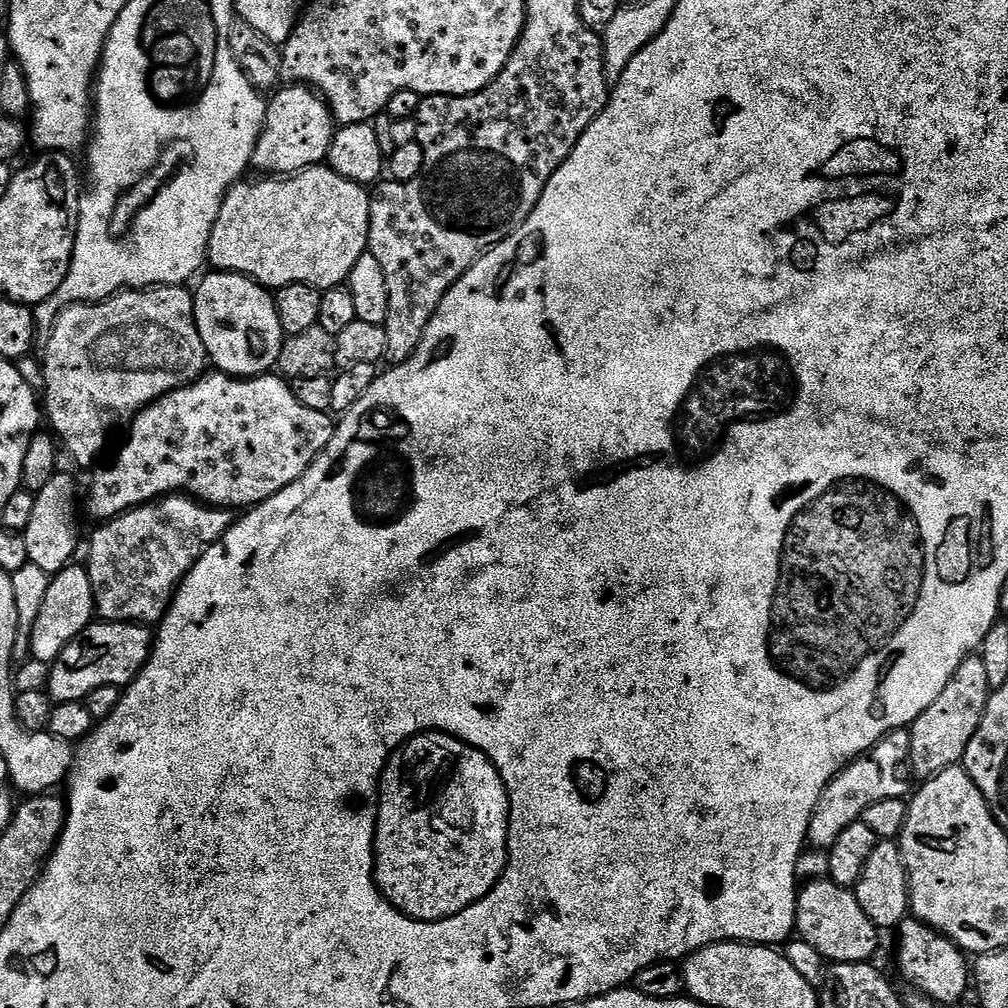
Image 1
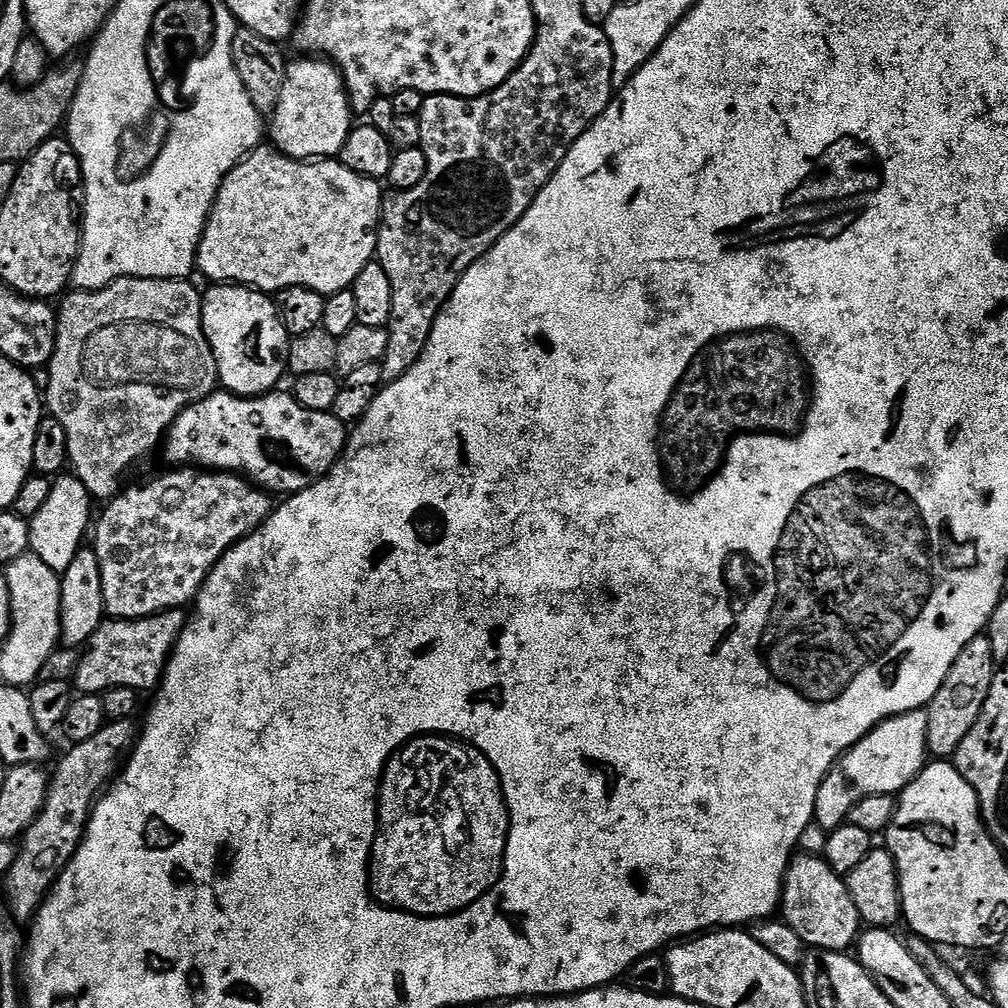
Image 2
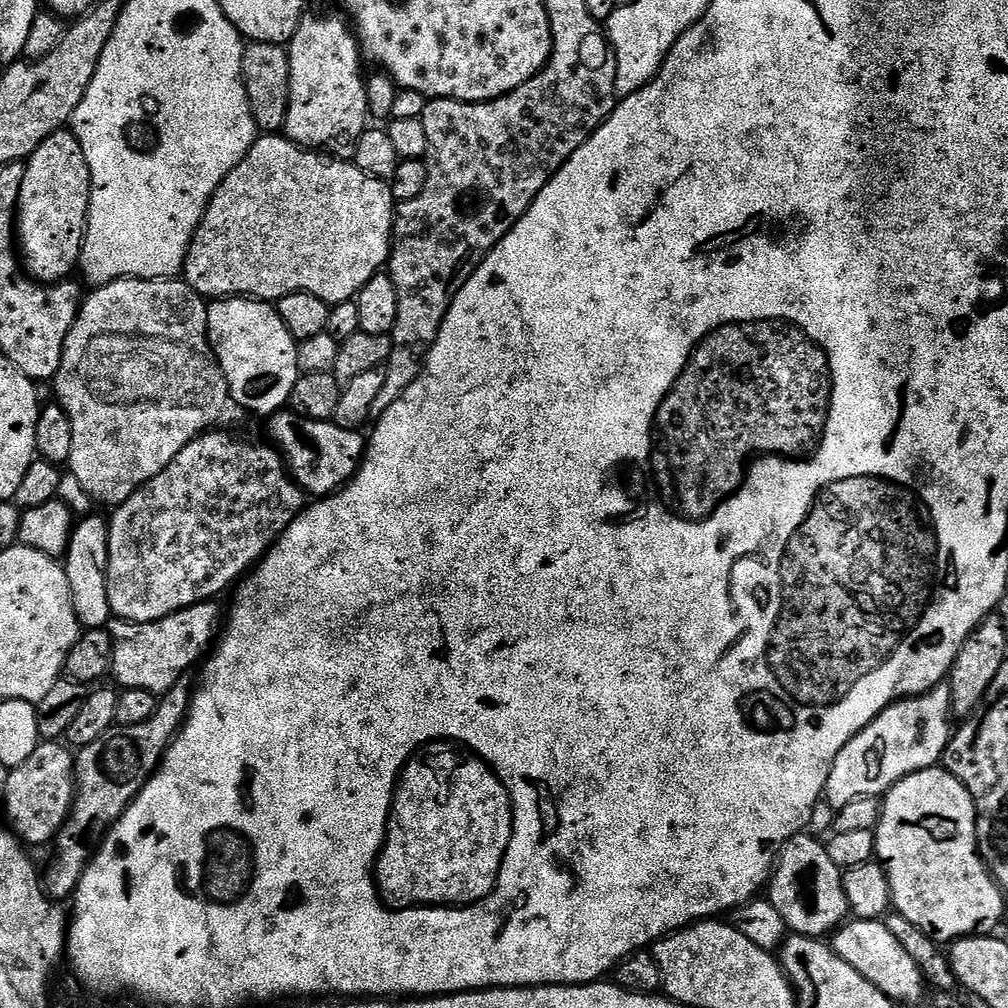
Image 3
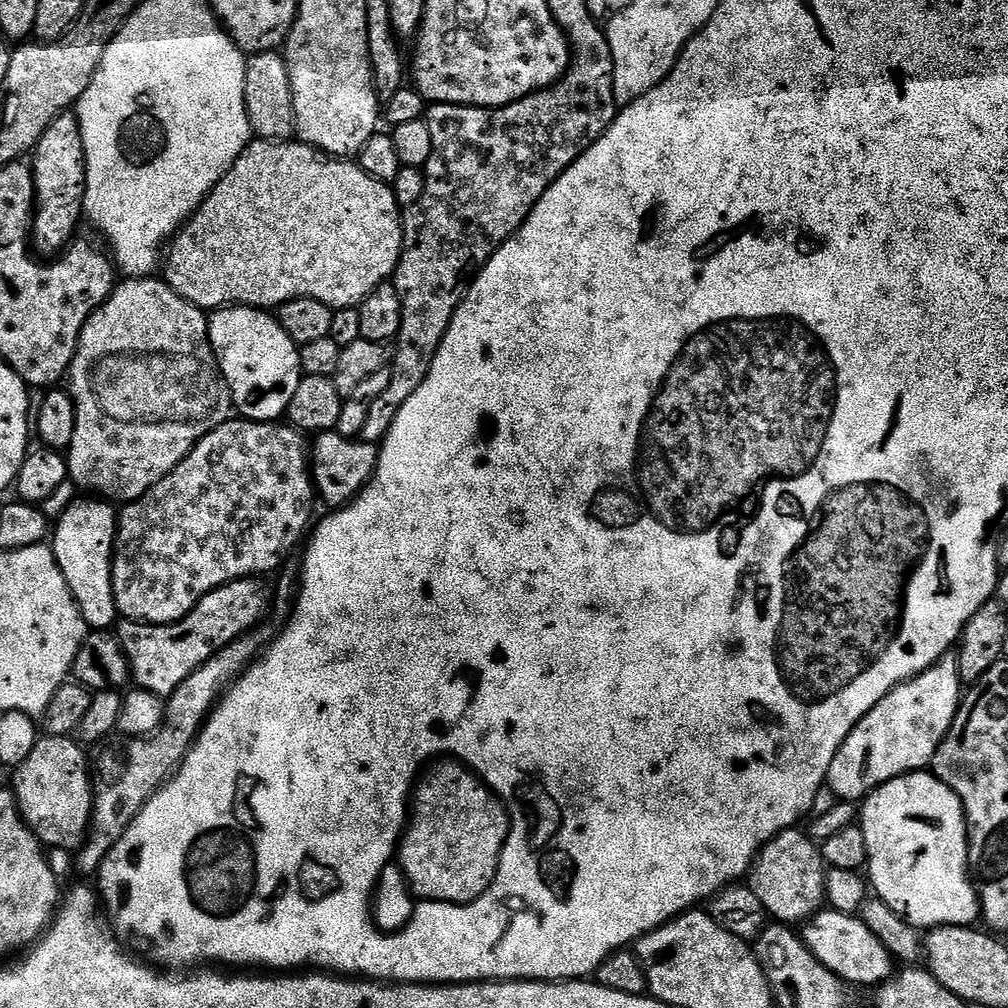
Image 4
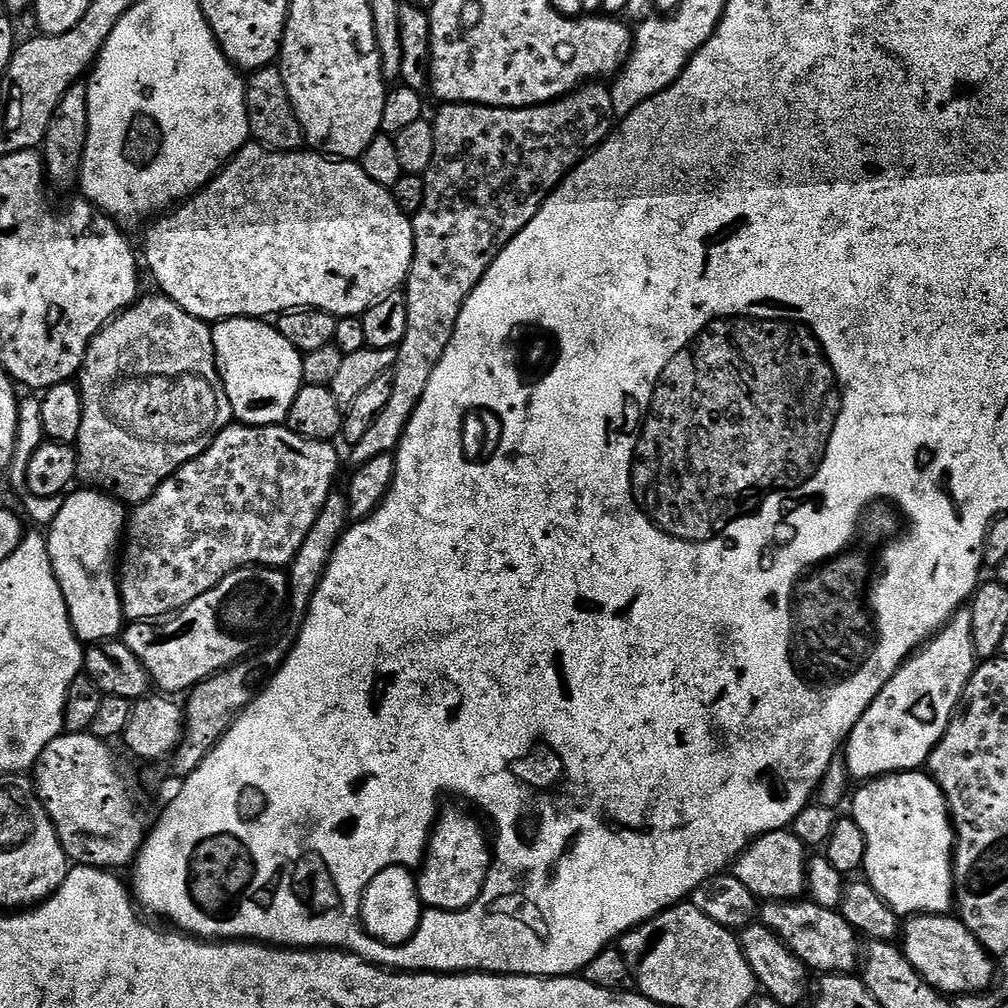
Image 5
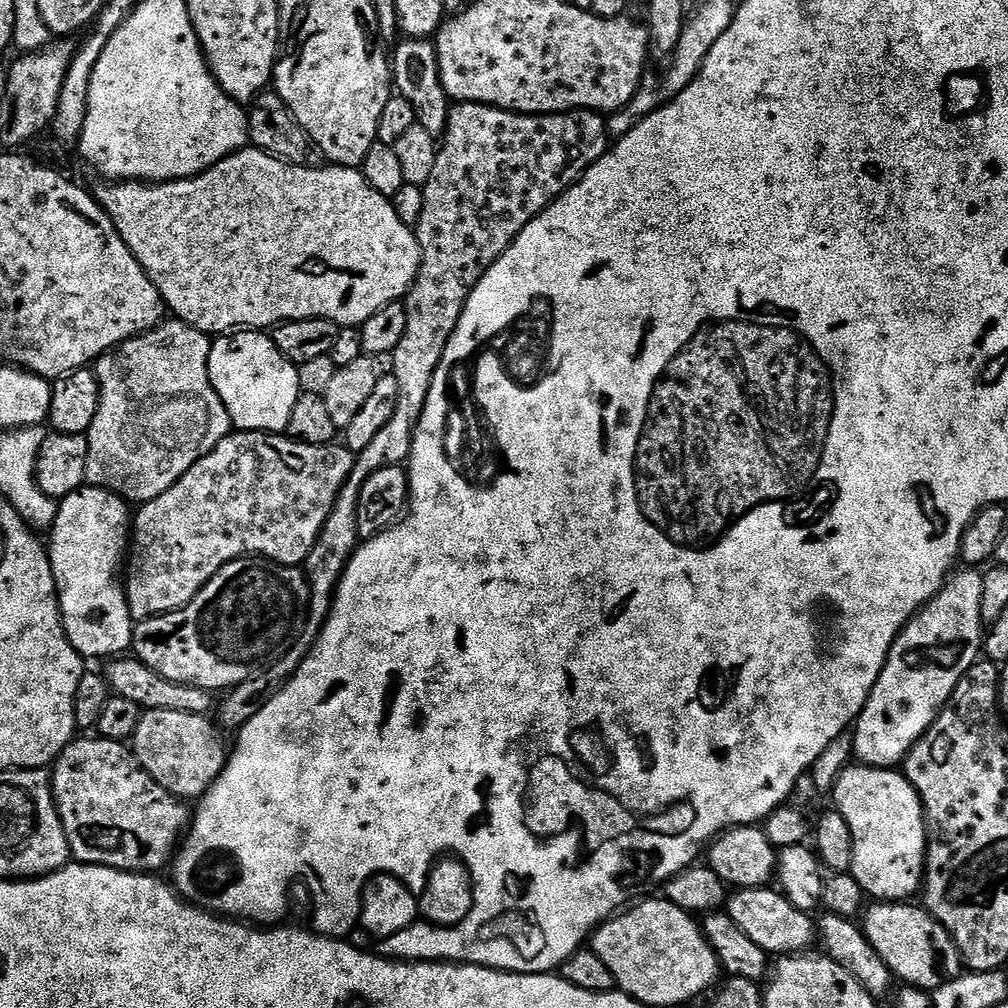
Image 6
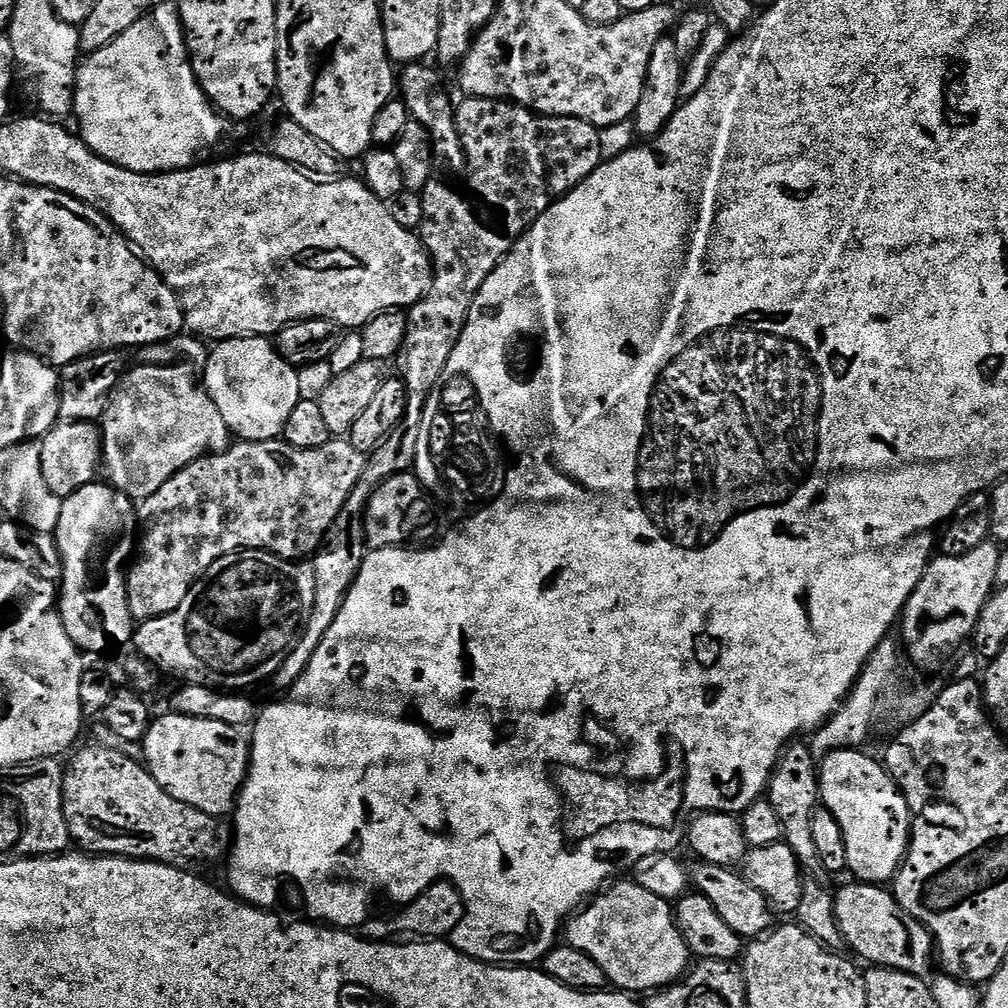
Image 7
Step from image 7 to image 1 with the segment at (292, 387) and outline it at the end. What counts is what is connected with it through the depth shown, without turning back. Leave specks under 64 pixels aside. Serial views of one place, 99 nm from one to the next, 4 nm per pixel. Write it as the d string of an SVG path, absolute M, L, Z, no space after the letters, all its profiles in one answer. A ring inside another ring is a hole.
M219 270L209 271L209 276L201 282L197 288L194 288L194 318L198 326L198 334L202 334L202 342L208 351L208 359L219 371L225 372L227 376L237 378L251 378L253 376L263 376L271 373L273 369L280 363L280 355L282 354L282 346L286 339L282 330L282 322L278 322L278 310L276 309L276 297L269 289L260 284L257 280L252 280L248 276L242 275L240 272L222 272Z

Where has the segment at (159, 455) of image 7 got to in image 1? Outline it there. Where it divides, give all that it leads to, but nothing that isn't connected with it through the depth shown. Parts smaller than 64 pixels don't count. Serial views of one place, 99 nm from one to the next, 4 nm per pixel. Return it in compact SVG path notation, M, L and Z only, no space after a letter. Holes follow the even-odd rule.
M179 284L125 290L97 304L72 304L56 316L56 325L46 344L42 408L47 423L48 420L52 423L51 431L58 437L63 451L88 469L97 463L95 460L103 454L108 439L119 428L127 429L148 404L200 379L210 364L194 318L193 293Z

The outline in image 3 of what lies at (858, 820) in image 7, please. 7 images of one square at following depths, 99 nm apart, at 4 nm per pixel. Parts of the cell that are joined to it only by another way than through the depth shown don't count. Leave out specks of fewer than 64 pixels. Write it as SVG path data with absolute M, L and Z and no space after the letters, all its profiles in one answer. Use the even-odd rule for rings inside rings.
M937 766L924 768L921 772L915 772L907 776L905 780L900 780L883 797L880 821L876 824L874 831L876 834L875 859L884 865L884 872L888 876L888 885L892 891L892 908L899 916L906 918L906 922L914 922L914 926L918 926L918 930L922 930L937 942L945 942L944 940L955 942L964 936L992 934L997 931L995 928L999 926L1000 919L1004 916L1006 894L1000 889L1000 885L996 883L992 873L988 871L985 857L983 855L980 857L981 849L978 847L976 838L976 804L972 800L972 795L966 790L964 783L957 776L952 775L943 766Z

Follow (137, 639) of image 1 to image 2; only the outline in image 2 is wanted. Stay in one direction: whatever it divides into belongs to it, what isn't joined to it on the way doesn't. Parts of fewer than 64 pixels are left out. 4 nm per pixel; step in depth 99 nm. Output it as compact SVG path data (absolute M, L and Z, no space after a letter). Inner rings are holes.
M180 610L159 612L147 620L105 619L79 653L74 677L75 691L80 694L103 694L110 688L155 689L185 623L185 613Z

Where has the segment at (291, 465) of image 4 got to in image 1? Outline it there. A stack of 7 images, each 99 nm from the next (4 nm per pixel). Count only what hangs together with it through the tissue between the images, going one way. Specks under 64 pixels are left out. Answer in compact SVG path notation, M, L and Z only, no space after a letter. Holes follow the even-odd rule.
M173 494L101 523L97 527L100 529L92 536L92 549L86 561L90 586L94 586L96 616L114 624L159 625L186 574L196 565L198 558L202 558L202 554L206 554L222 534L226 534L233 519L229 509L205 504L187 494Z

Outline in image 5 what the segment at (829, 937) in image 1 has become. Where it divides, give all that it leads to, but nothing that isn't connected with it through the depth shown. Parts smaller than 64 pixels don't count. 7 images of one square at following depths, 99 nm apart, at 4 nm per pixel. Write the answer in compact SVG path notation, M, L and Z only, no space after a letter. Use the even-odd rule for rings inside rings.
M790 830L767 832L753 840L748 849L736 857L734 874L738 882L742 882L742 886L761 901L796 902L805 895L808 886L809 859L806 846Z

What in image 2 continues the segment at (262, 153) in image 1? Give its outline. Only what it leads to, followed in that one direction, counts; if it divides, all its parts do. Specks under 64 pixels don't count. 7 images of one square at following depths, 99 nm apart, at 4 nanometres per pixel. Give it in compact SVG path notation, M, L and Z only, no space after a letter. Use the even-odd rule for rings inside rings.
M300 58L287 69L280 103L271 114L272 140L277 152L292 160L339 157L354 127L354 109L335 63L324 58Z

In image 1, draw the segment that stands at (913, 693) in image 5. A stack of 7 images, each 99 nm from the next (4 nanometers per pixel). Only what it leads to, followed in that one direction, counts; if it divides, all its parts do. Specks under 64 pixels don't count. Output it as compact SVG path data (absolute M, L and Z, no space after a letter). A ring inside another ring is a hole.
M901 730L883 736L878 743L852 761L838 773L826 786L822 798L812 815L808 827L807 843L813 849L827 850L838 842L838 834L846 830L855 820L861 819L864 812L874 802L882 802L882 798L905 799L909 795L910 781L910 731ZM908 792L908 793L907 793Z

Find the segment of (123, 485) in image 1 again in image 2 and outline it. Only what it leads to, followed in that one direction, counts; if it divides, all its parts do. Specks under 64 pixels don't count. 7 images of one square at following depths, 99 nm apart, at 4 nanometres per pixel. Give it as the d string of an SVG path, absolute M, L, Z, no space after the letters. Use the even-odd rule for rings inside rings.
M227 390L211 392L176 416L162 441L162 453L172 466L243 474L269 493L295 494L317 484L336 465L348 443L349 429L331 412L306 410L287 391L273 390L264 396L236 396Z

